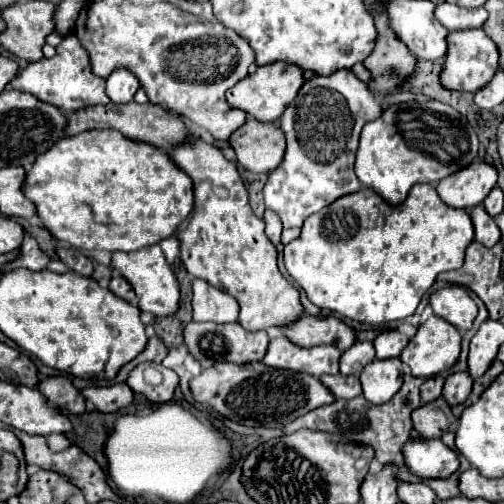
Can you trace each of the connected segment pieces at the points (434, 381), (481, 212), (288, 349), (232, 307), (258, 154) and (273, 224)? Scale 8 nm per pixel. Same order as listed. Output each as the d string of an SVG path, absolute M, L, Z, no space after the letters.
M432 376L422 384L422 402L432 402L436 398L442 396L442 386L444 386L444 378L442 376Z
M476 206L470 212L472 224L474 224L474 232L476 232L476 240L484 246L494 246L500 240L500 228L496 226L494 218L488 216L488 212L484 210L484 206Z
M278 336L270 340L264 364L292 372L306 372L310 376L320 378L322 374L338 374L340 356L342 352L334 346L300 348L292 344L288 338Z
M194 278L192 280L192 320L196 322L234 322L238 320L238 304L224 290Z
M248 118L246 124L230 136L230 146L238 162L250 172L272 172L282 162L286 150L282 130L254 118Z
M266 210L266 214L264 214L264 222L266 222L266 236L272 240L272 244L280 244L282 222L278 220L278 216L274 216L270 210Z

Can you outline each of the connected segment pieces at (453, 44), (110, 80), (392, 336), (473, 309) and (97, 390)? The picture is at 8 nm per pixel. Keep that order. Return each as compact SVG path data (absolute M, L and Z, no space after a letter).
M458 30L448 34L448 54L446 54L446 66L442 72L442 86L464 90L464 92L478 92L482 86L486 86L498 70L498 48L486 36L484 30Z
M116 68L106 78L106 94L116 104L132 102L138 88L140 88L140 82L128 68Z
M396 328L394 330L386 330L380 336L376 336L376 340L374 340L376 358L378 360L396 358L396 356L400 356L400 352L404 350L406 344L408 344L408 338L402 332L398 332Z
M446 286L434 292L430 296L430 306L434 308L436 316L454 324L460 332L470 330L478 314L478 306L462 286Z
M128 384L92 386L92 388L84 388L82 394L100 412L116 412L132 402L132 390L128 388Z

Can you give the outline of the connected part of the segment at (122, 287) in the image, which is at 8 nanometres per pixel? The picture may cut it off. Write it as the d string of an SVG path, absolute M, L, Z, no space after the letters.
M114 276L108 288L110 288L110 292L114 292L116 296L120 296L122 300L126 300L126 302L130 302L130 304L136 304L134 290L130 290L130 284L126 284L126 280L122 280L122 276Z

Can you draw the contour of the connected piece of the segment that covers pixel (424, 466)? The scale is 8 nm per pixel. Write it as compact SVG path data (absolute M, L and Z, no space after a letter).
M440 438L408 440L402 446L406 468L420 478L450 476L458 468L458 456Z

